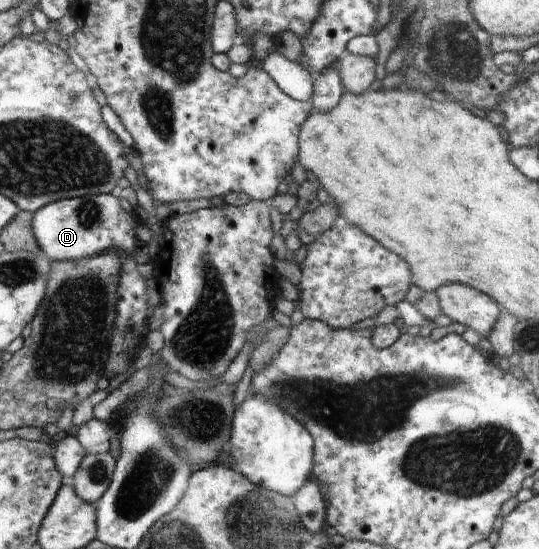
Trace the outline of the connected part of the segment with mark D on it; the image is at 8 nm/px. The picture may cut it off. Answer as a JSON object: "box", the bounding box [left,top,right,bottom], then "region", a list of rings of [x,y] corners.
{"box":[33,193,135,262],"region":[[[101,193],[70,199],[59,199],[33,213],[33,231],[40,250],[53,262],[79,260],[119,250],[118,255],[132,254],[135,248],[129,214],[121,208],[112,193]]]}

